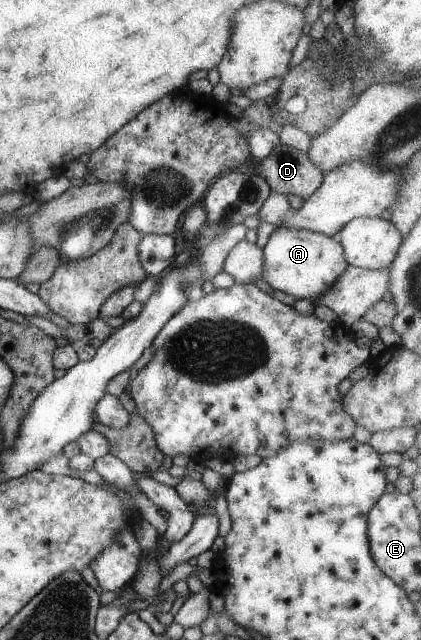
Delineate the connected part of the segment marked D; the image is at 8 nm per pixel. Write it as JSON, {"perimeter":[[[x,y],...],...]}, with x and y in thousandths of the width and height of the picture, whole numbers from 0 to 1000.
{"perimeter":[[[675,225],[656,227],[615,256],[615,273],[627,278],[644,298],[677,306],[705,305],[720,313],[751,298],[767,278],[767,270],[736,252],[729,239]]]}

